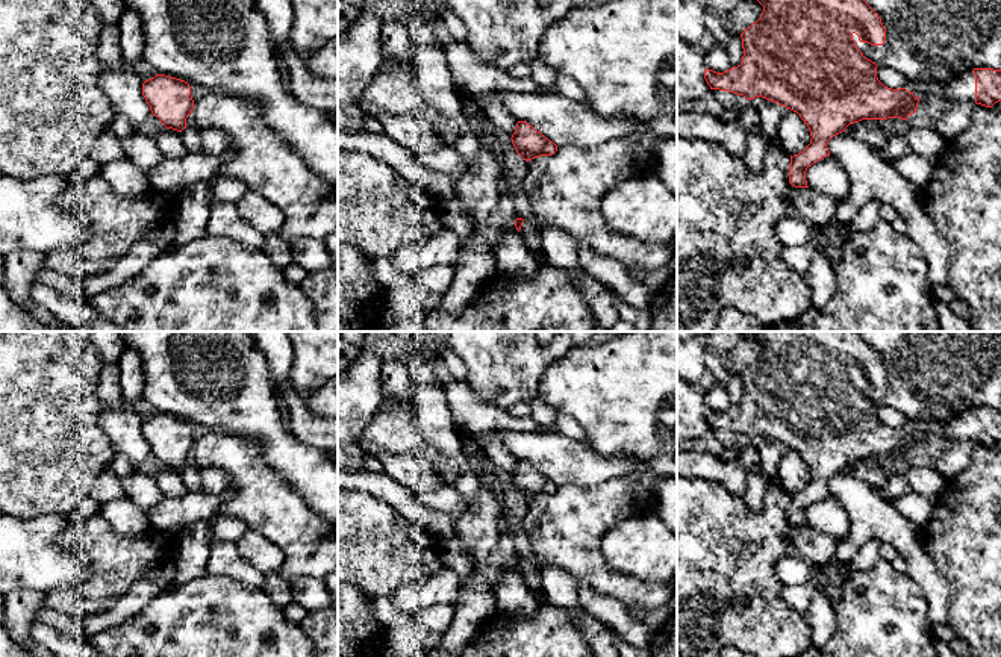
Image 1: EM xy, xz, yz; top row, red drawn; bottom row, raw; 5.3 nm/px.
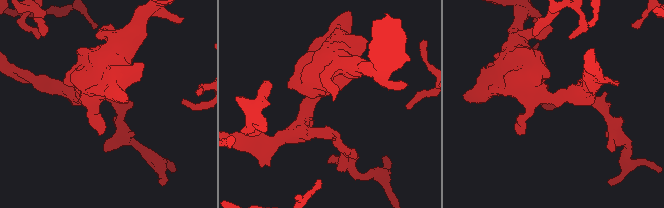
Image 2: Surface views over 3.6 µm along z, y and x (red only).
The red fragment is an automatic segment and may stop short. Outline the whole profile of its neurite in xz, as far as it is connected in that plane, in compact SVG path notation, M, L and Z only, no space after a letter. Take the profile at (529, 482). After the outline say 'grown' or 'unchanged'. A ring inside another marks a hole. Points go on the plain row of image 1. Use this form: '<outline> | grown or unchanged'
M525 460L516 462L510 478L516 492L527 501L539 495L551 495L557 490L557 484L553 480Z | unchanged

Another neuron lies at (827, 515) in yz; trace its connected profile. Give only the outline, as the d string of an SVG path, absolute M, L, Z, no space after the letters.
M825 495L809 506L806 519L810 528L819 530L837 542L845 539L851 530L851 521L845 507L833 495Z

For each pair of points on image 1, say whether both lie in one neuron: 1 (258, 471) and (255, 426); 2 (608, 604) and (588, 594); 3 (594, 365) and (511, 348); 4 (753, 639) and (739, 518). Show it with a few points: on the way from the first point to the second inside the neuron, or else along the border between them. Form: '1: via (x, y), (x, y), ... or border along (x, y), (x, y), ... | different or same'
1: border along (223, 432), (255, 441), (264, 460), (276, 473) | different
2: via (603, 604), (592, 598) | same
3: border along (573, 347), (545, 371), (538, 386) | different
4: via (753, 609), (751, 595), (739, 583), (739, 548) | same

